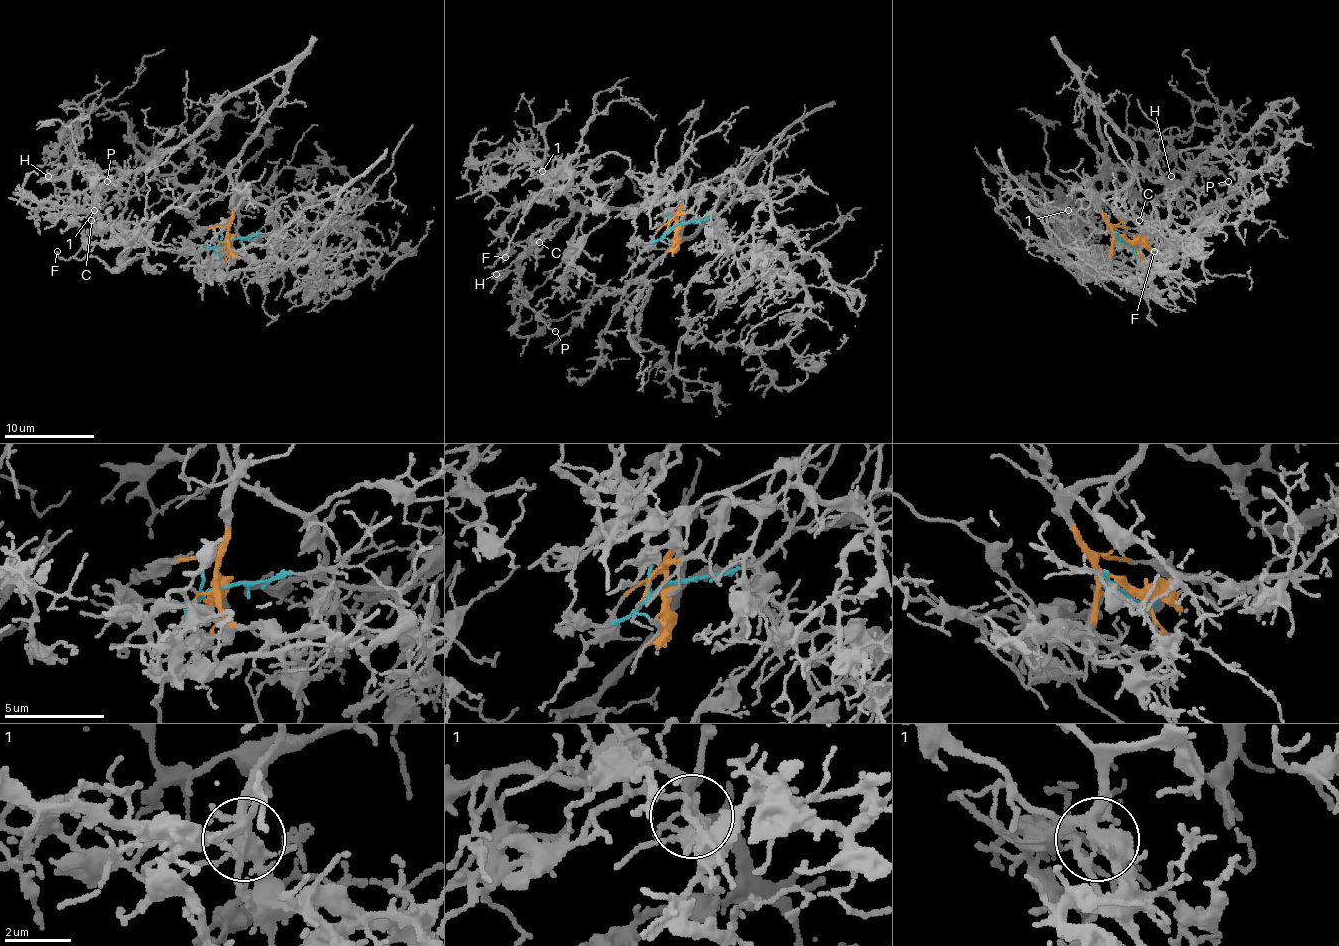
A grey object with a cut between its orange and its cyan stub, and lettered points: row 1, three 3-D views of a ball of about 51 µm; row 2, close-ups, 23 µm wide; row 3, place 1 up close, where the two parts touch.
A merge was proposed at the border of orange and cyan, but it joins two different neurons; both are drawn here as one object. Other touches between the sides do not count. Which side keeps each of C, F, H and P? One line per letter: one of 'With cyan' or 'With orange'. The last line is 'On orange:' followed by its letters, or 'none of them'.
C: With orange
F: With orange
H: With orange
P: With orange
On orange: C, F, H, P

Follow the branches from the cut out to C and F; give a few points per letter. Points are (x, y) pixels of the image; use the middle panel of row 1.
C: (677, 224), (679, 203), (686, 237), (733, 181), (576, 210), (533, 237), (540, 242)
F: (677, 224), (679, 203), (686, 237), (733, 181), (585, 208), (542, 170), (544, 188), (504, 257)

